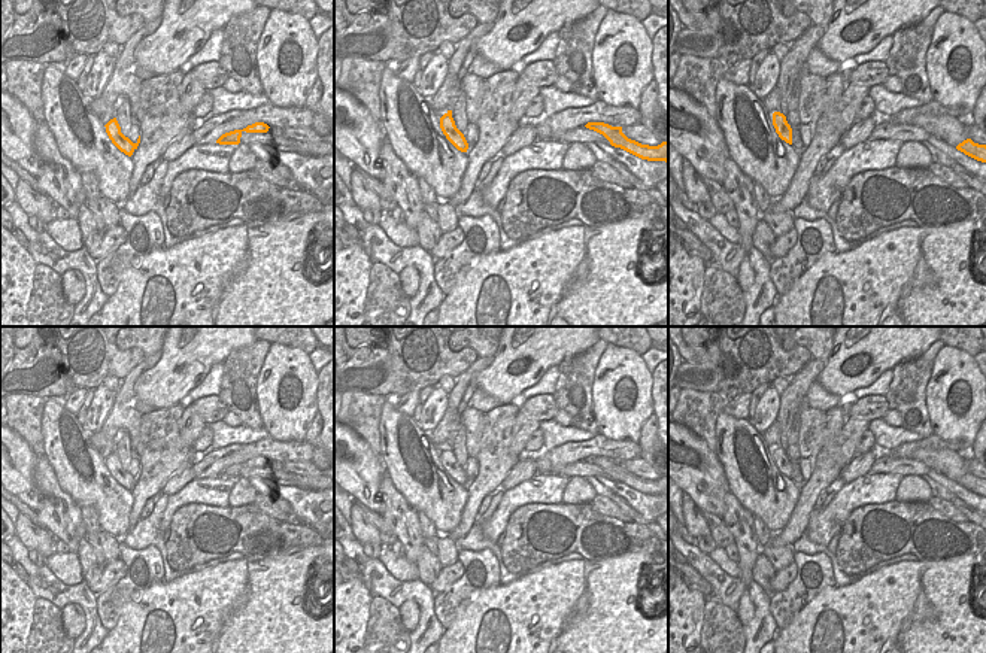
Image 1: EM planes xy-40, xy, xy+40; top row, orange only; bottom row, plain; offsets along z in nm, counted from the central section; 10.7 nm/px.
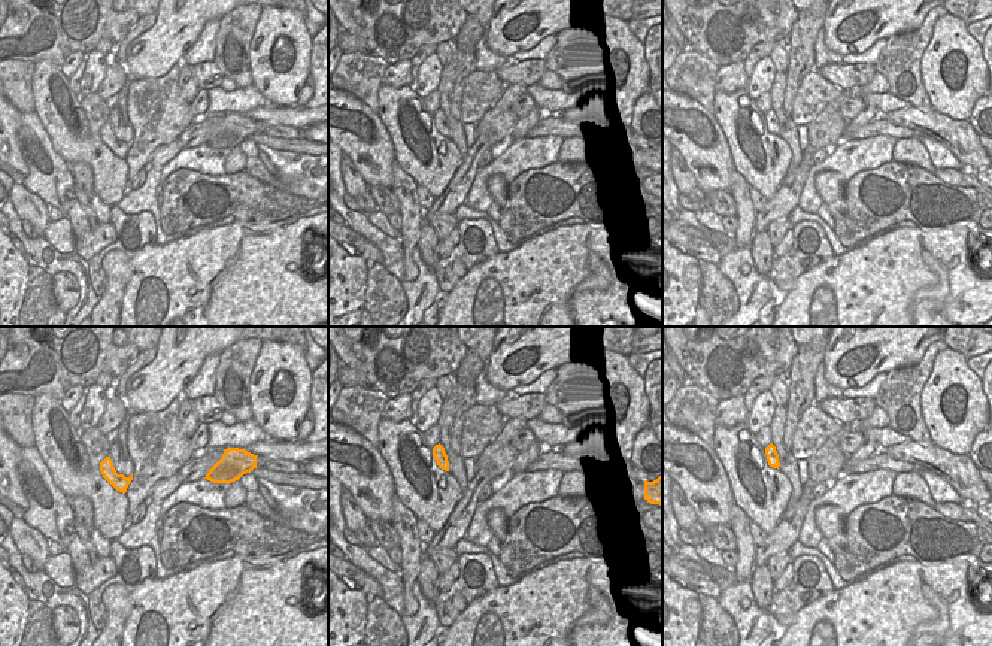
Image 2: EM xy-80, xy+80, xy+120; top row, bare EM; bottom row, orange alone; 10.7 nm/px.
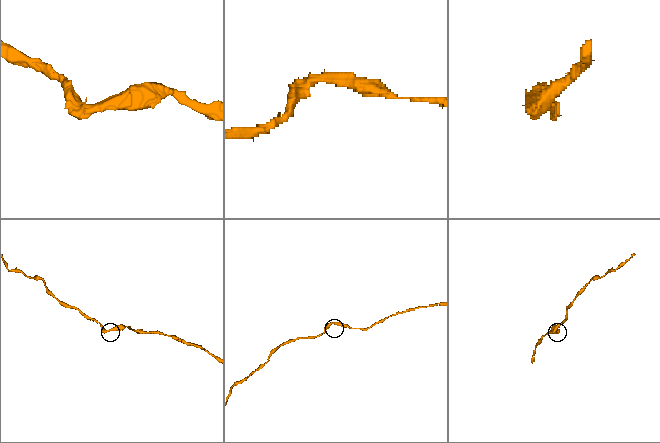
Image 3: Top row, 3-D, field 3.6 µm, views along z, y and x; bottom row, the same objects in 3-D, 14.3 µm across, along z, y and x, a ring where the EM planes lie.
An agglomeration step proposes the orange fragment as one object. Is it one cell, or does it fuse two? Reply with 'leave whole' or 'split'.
leave whole

